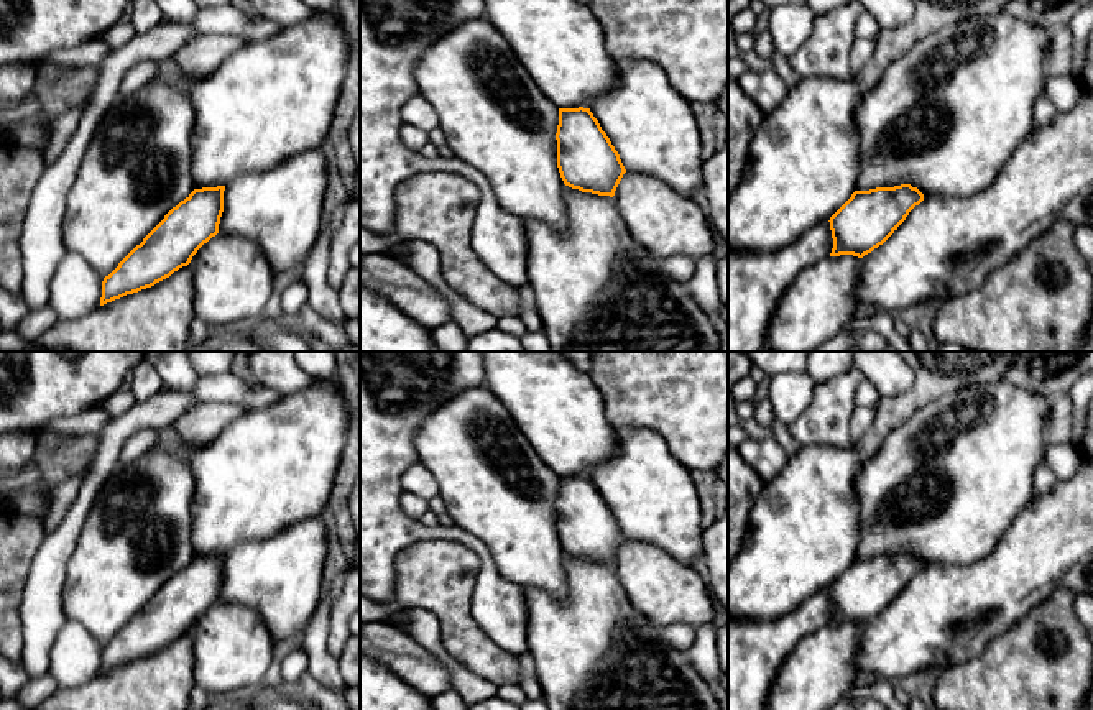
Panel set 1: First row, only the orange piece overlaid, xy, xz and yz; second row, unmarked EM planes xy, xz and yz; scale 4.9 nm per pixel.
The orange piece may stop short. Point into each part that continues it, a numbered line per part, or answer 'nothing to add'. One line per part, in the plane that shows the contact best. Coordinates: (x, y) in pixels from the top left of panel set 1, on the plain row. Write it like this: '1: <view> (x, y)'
nothing to add

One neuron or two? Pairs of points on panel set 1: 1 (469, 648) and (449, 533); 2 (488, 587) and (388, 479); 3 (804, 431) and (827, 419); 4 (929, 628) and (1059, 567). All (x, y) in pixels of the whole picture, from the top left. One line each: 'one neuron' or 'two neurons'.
1: two neurons
2: one neuron
3: one neuron
4: one neuron

